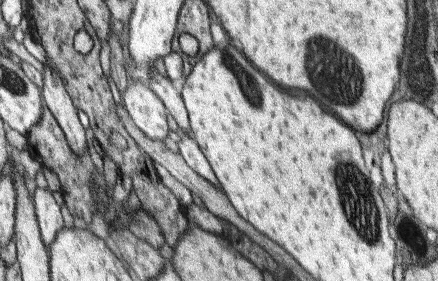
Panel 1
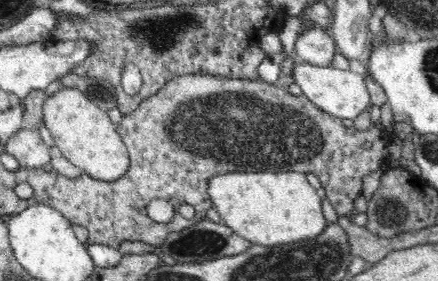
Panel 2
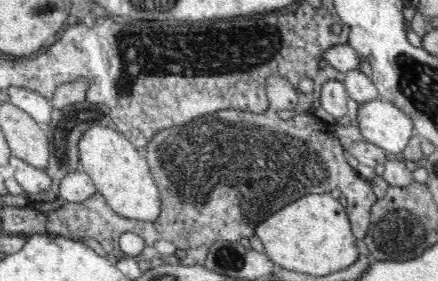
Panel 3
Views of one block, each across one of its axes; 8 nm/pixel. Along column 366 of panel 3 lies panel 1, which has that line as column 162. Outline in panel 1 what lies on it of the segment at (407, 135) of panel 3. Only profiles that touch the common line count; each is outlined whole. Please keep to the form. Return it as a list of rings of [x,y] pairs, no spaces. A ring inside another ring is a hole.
[[[127,80],[127,88],[121,94],[121,106],[127,110],[133,124],[151,140],[165,140],[167,132],[167,112],[161,98],[149,90],[147,84],[139,80]]]

